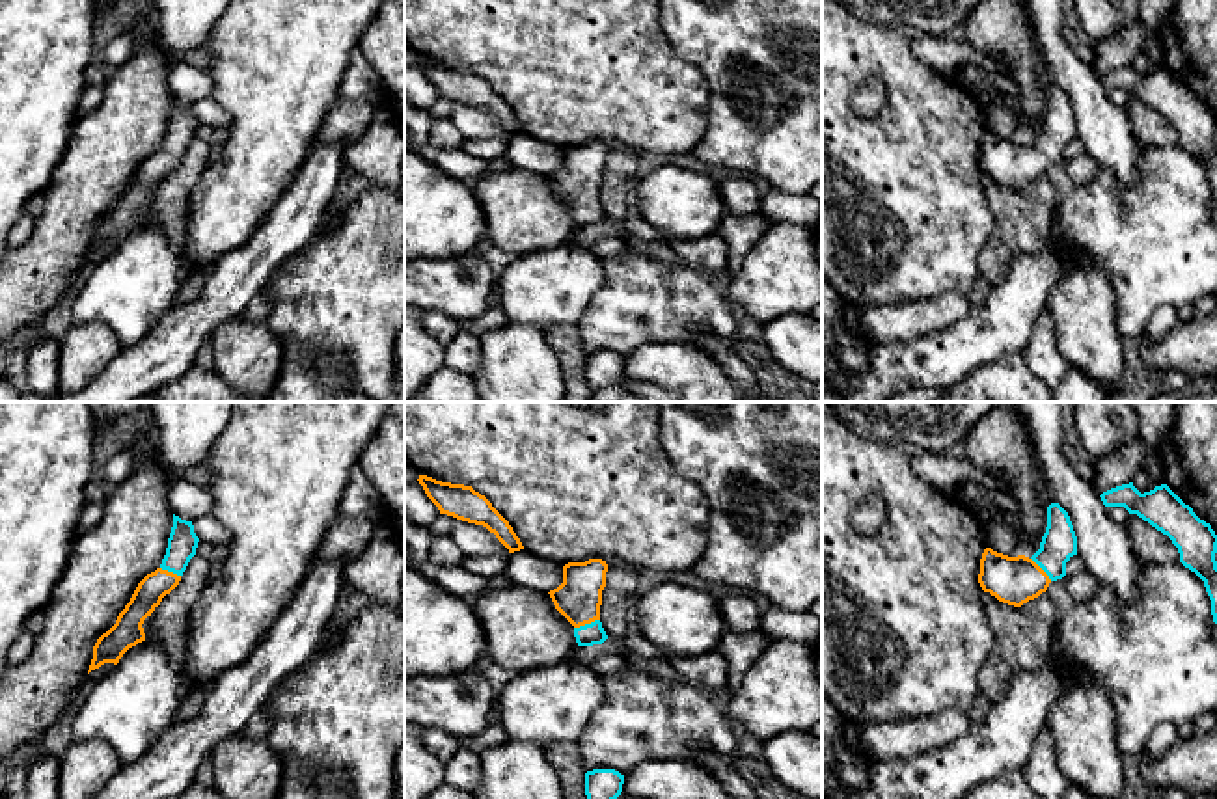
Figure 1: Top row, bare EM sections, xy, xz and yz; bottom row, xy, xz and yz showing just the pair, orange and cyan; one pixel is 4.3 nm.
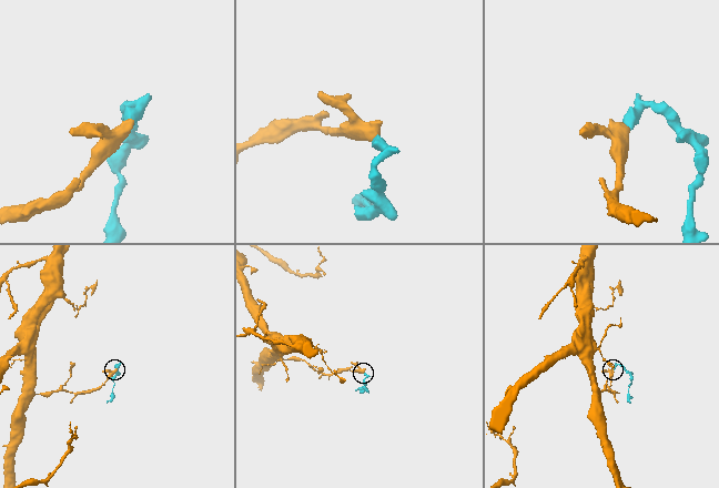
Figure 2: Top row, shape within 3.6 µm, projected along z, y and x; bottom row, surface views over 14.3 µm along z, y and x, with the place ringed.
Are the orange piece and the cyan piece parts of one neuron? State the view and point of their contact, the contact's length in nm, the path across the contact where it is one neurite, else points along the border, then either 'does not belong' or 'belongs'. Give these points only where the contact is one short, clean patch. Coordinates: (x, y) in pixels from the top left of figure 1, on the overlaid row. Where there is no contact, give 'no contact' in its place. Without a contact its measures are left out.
contact xz (586, 622); length 120 nm; way xz (578, 598), (586, 622), (591, 634); belongs

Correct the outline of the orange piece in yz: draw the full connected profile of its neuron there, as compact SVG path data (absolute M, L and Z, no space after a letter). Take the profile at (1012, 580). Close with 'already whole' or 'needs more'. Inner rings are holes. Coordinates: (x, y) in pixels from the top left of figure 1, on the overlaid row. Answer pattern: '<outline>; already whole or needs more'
M1047 507L1047 527L1040 549L1029 559L1008 557L986 548L980 559L978 583L999 602L1021 607L1047 590L1051 581L1066 576L1066 562L1077 555L1077 536L1068 512Z; needs more

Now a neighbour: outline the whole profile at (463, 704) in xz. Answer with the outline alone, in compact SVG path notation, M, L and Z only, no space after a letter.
M475 670L404 680L404 719L462 741L488 728L498 693Z

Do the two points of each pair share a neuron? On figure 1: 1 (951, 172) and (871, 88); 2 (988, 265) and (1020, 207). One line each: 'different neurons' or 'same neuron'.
1: different neurons
2: same neuron

